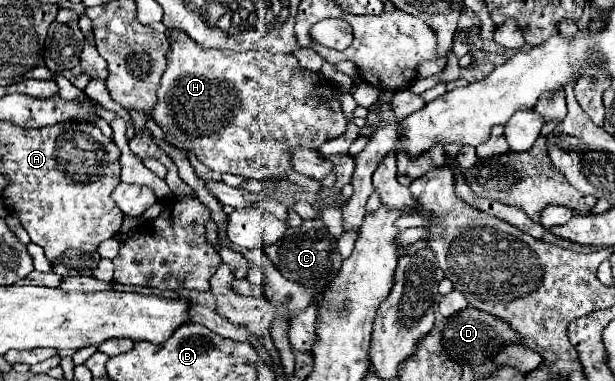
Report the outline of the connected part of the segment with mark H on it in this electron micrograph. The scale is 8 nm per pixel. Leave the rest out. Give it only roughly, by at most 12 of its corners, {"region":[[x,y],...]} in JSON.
{"region":[[172,49],[154,121],[208,169],[287,180],[346,131],[294,55]]}

